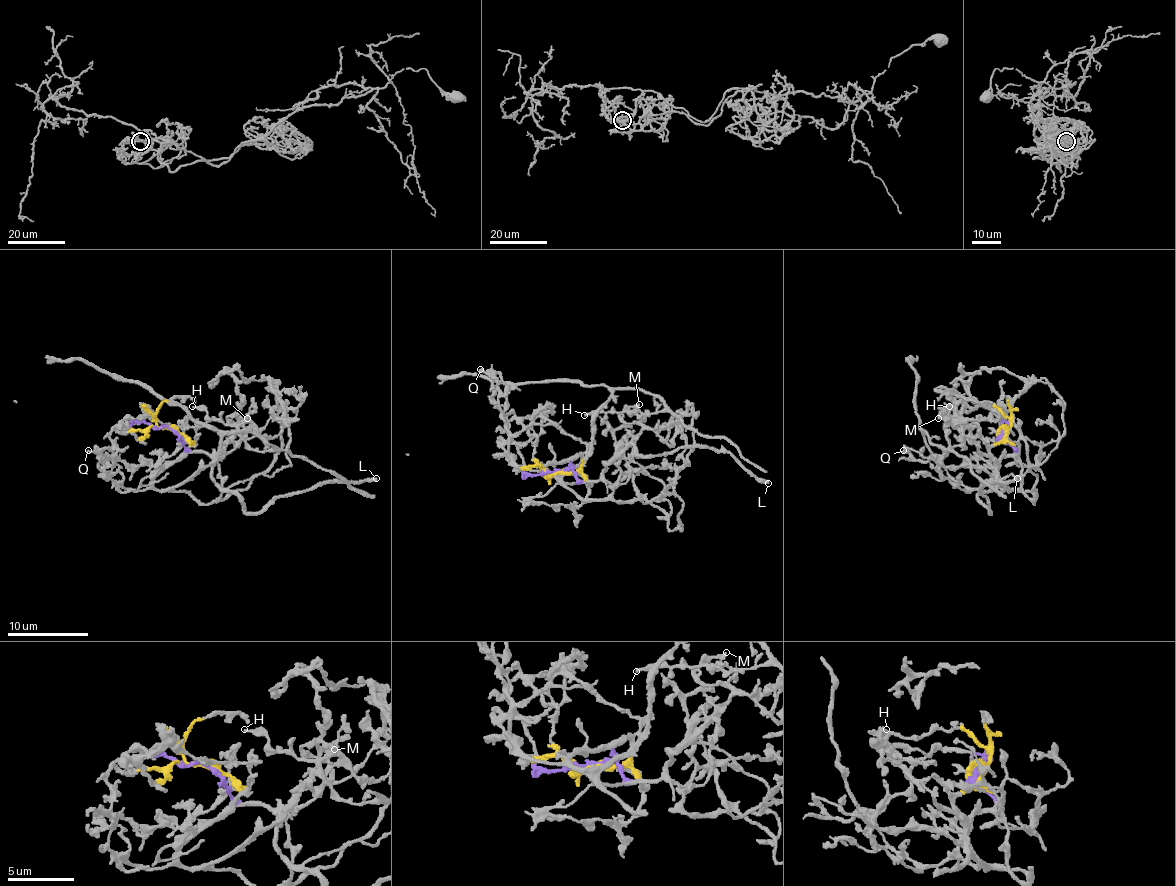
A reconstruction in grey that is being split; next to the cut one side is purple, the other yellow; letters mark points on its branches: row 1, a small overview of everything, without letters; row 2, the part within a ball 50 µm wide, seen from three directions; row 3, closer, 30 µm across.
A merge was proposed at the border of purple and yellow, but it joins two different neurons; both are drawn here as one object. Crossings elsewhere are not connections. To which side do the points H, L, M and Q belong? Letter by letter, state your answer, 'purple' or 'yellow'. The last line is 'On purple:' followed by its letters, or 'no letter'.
H: yellow
L: purple
M: purple
Q: purple
On purple: L, M, Q

